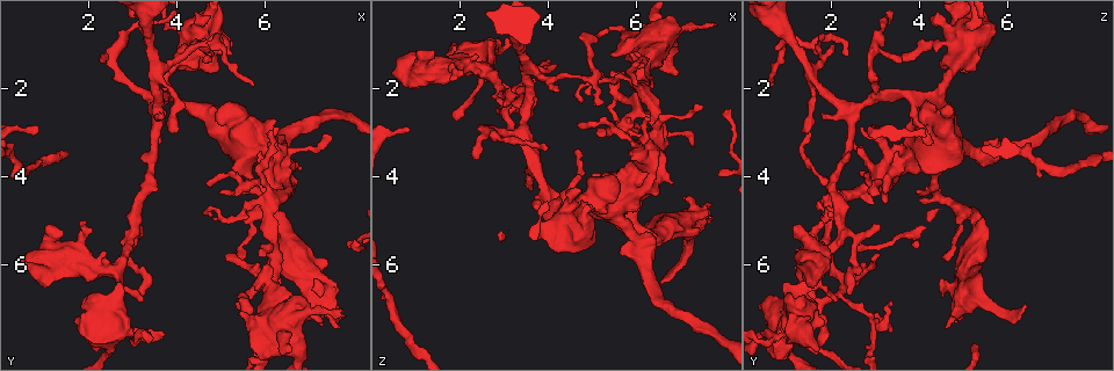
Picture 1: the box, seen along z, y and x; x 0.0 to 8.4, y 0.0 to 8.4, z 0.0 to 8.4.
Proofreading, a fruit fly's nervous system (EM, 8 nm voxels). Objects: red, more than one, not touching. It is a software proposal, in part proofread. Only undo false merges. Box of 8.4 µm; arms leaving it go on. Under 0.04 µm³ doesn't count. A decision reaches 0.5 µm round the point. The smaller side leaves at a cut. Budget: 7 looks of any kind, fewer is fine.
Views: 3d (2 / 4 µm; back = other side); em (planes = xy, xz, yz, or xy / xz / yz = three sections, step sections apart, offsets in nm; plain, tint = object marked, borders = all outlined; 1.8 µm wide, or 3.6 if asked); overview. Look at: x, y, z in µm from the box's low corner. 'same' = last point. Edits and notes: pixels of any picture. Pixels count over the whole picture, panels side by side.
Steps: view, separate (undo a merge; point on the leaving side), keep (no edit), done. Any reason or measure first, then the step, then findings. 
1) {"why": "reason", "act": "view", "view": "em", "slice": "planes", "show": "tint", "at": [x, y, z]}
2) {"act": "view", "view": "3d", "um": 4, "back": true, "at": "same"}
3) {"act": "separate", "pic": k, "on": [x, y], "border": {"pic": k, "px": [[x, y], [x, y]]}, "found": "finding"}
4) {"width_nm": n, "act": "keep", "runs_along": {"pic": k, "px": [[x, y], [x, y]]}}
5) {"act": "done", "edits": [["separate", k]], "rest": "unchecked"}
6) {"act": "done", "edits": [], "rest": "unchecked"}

{"why": "three arms meet", "act": "view", "view": "3d", "um": 2, "at": [3.90, 2.20, 4.50]}

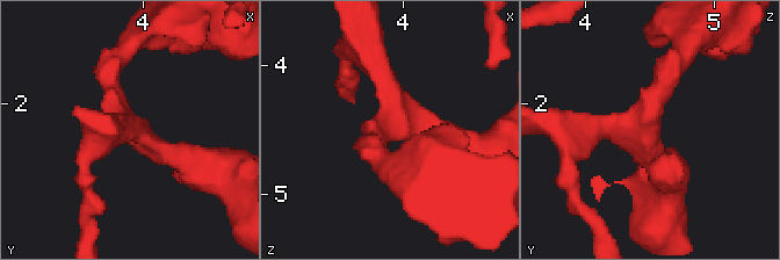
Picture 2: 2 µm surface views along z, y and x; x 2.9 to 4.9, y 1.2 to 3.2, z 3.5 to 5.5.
{"act": "view", "view": "em", "slice": "yz", "step": 4, "show": "tint", "at": [3.96, 2.24, 4.46]}

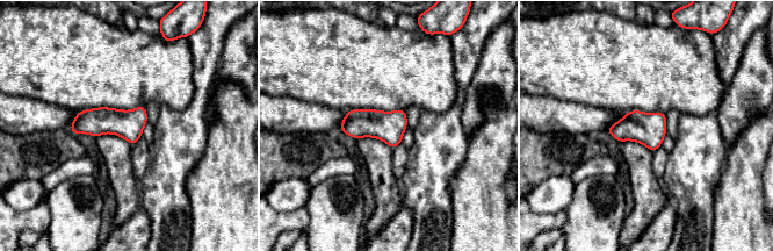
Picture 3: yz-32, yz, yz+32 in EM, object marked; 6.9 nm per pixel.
{"act": "keep", "found": "all the same cell"}

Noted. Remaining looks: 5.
{"why": "arms part here", "act": "view", "view": "em", "slice": "yz", "step": 16, "show": "tint", "at": [6.20, 5.95, 1.85]}

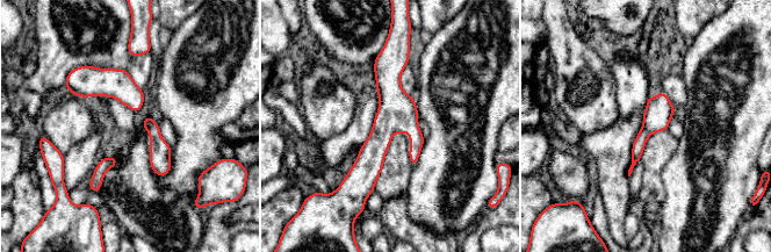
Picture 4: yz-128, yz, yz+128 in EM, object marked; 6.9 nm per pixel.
{"act": "view", "view": "em", "slice": "xy", "step": 16, "show": "borders", "at": "same"}

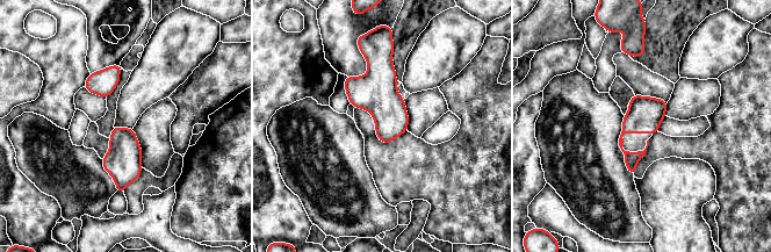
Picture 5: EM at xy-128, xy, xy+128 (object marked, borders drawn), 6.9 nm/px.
{"width_nm": 190, "act": "keep", "found": "one cell here"}

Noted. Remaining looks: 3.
{"why": "three arms meet", "act": "view", "view": "3d", "um": 2, "at": [2.65, 6.10, 1.65]}

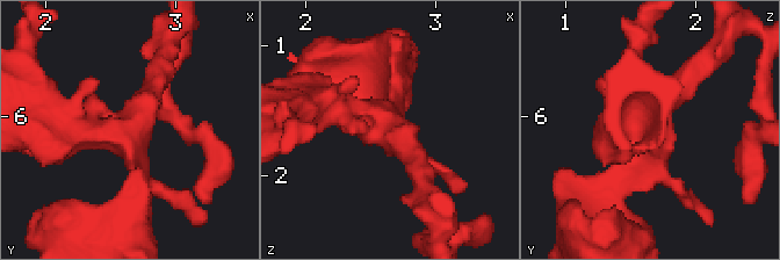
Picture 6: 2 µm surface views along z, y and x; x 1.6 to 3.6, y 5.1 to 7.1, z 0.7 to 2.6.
{"why": "need the tissue", "act": "view", "view": "em", "slice": "planes", "show": "tint", "at": [2.66, 6.12, 1.66]}

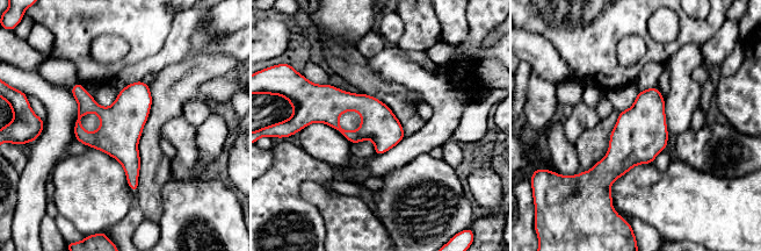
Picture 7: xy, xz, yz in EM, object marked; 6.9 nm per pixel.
{"width_nm": 240, "act": "keep", "found": "all the same cell"}

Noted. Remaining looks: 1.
{"act": "done", "edits": [], "rest": "unchecked"}

